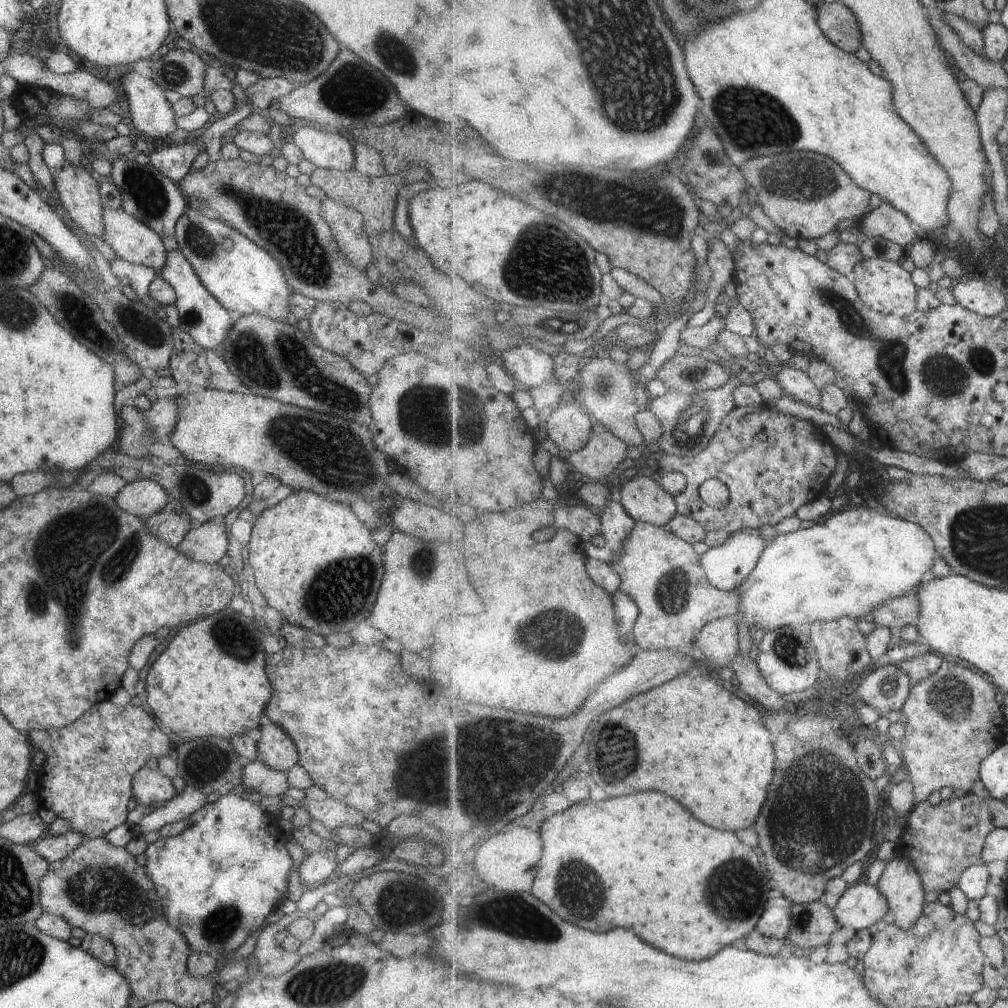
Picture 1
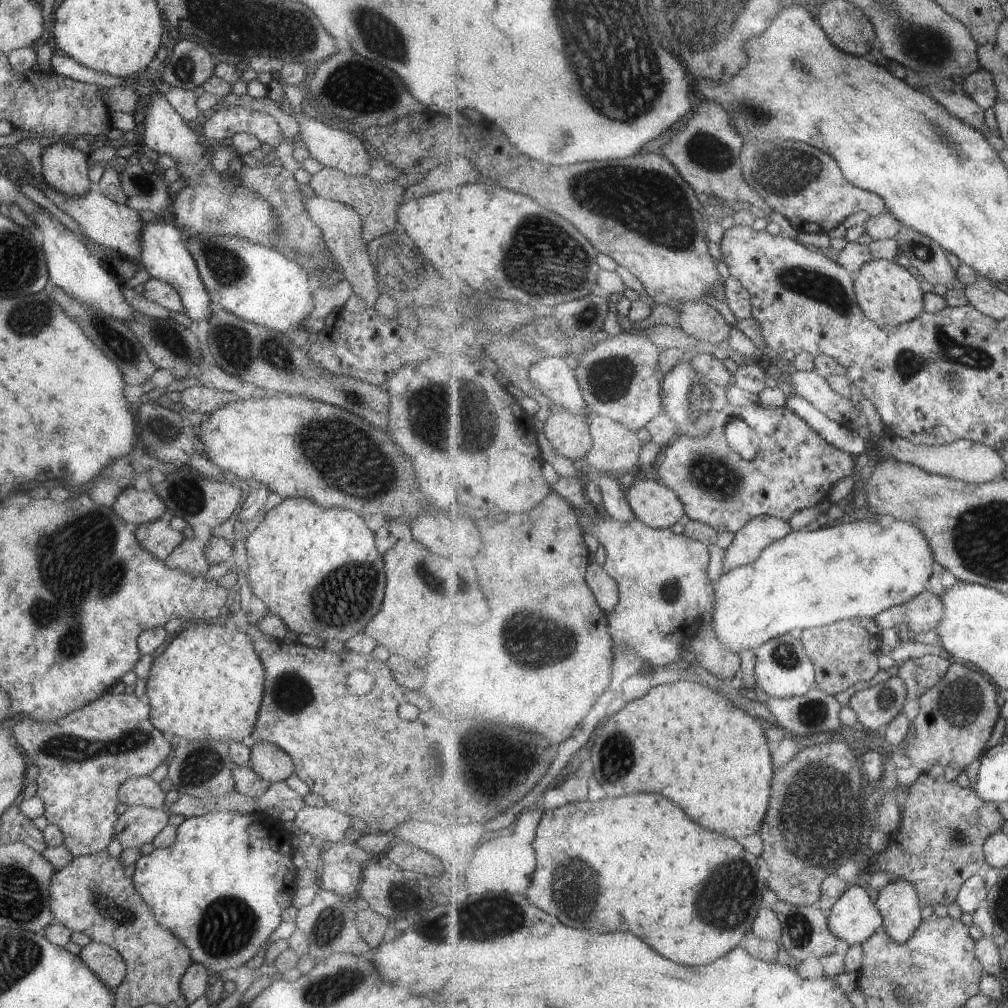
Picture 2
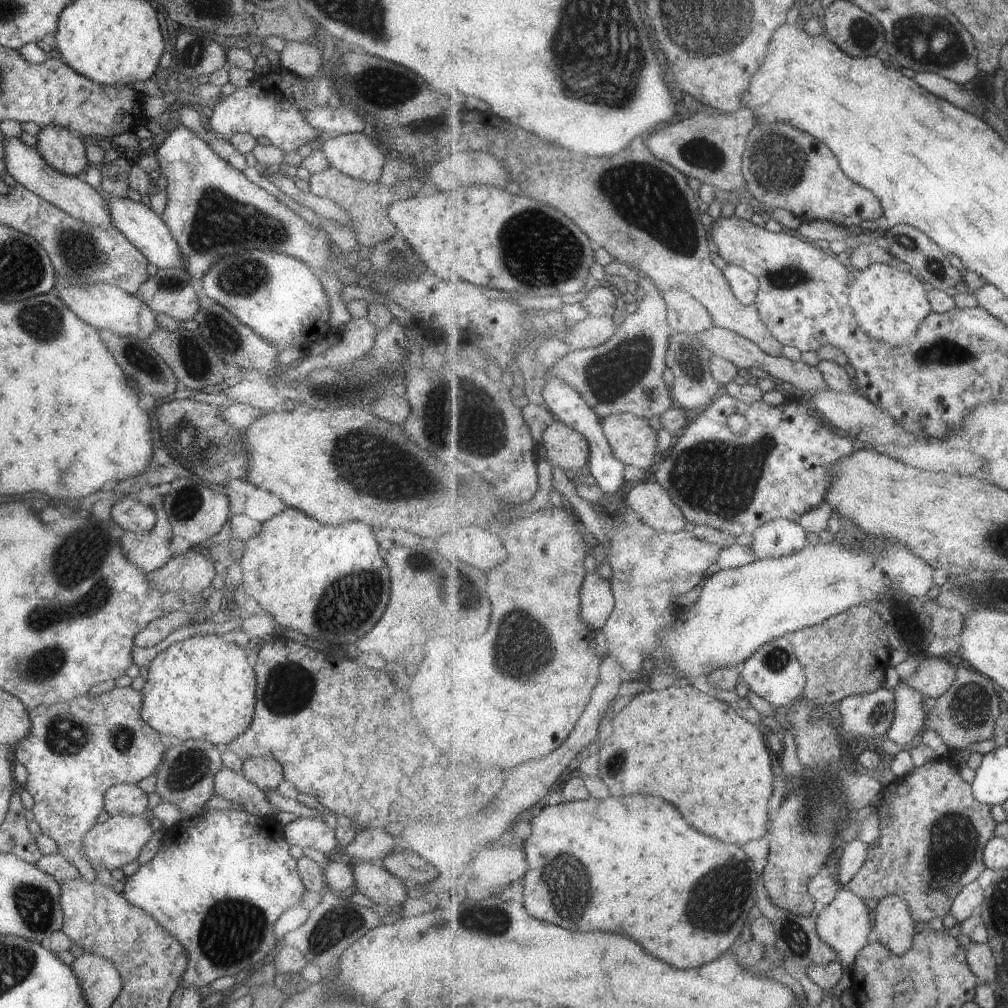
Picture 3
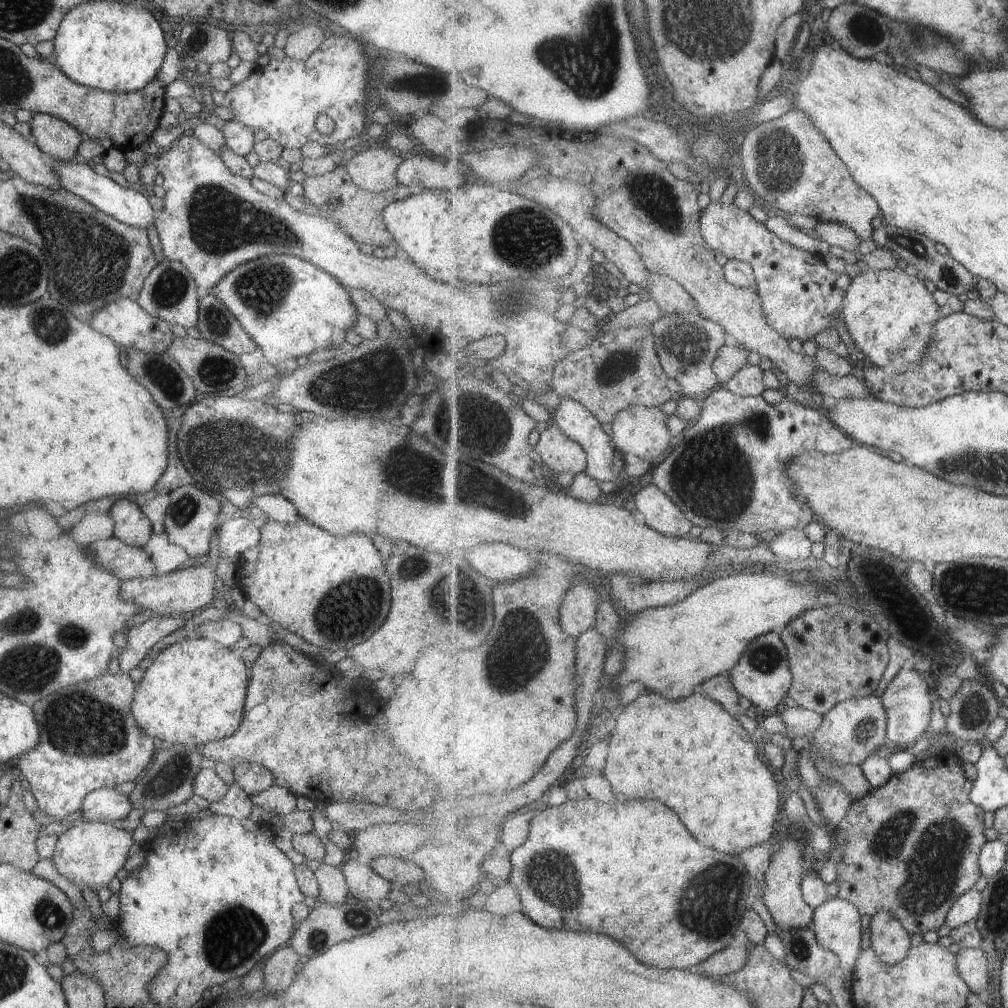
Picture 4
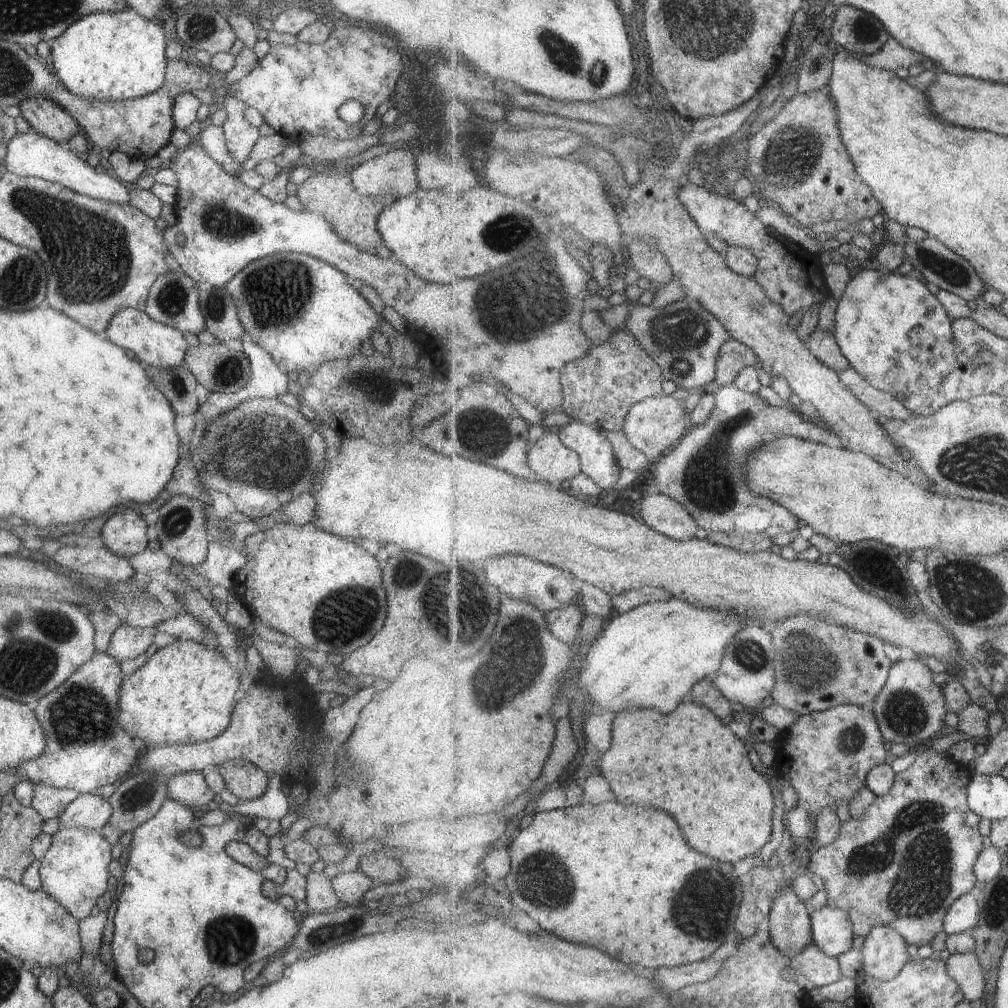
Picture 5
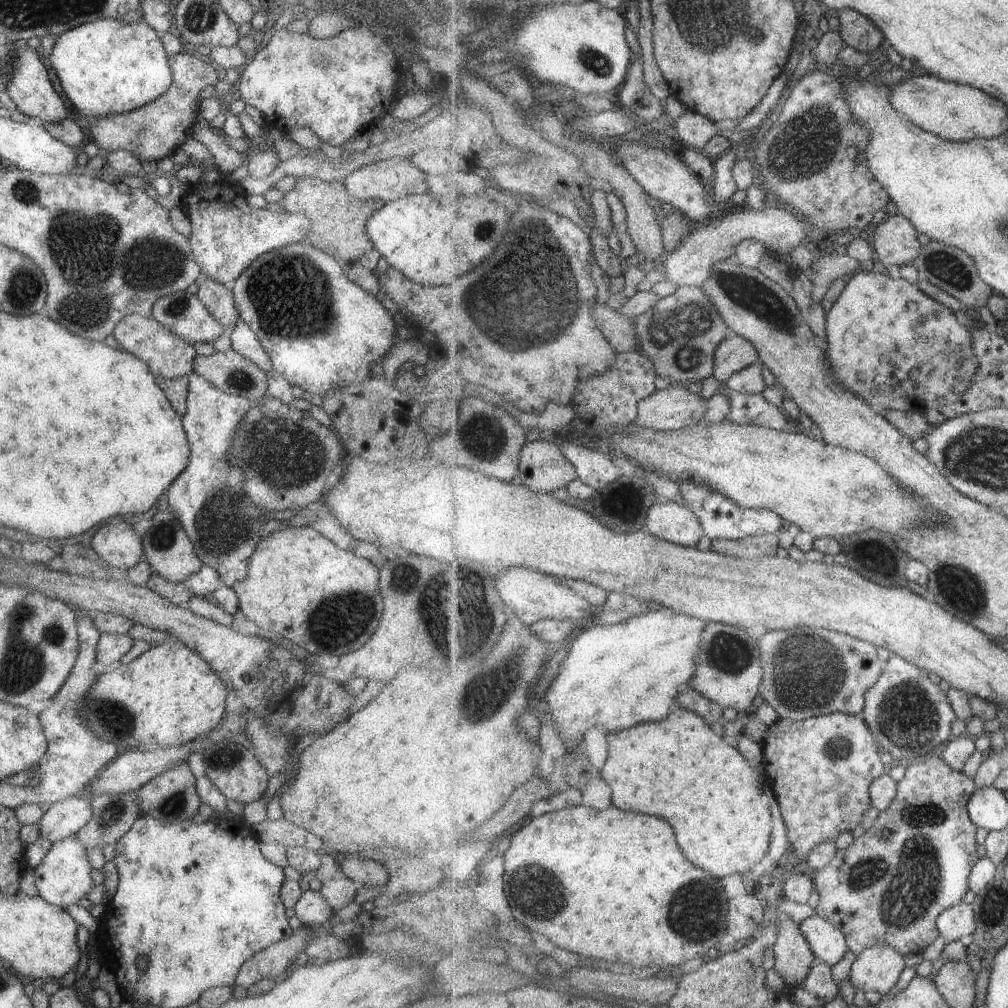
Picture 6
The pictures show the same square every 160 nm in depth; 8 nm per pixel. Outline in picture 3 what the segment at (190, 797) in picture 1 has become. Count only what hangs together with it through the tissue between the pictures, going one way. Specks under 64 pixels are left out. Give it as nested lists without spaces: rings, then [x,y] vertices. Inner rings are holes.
[[[113,815],[108,817],[105,822],[93,825],[91,829],[83,834],[80,854],[89,861],[95,871],[101,866],[109,872],[114,868],[121,868],[127,862],[136,859],[139,849],[152,835],[156,825],[155,821],[146,822],[143,820],[142,815]]]

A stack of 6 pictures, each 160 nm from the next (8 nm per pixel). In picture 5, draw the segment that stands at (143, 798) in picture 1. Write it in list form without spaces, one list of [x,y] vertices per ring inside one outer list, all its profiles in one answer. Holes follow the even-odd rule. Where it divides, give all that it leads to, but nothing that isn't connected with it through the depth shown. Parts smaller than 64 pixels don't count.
[[[79,793],[58,815],[58,830],[77,827],[94,830],[101,828],[111,814],[109,801],[89,793]]]

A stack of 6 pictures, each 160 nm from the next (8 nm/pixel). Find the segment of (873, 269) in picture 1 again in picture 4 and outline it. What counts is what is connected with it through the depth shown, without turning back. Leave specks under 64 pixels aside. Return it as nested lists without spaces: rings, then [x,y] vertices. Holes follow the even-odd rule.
[[[868,269],[854,276],[846,292],[842,316],[848,334],[857,347],[858,357],[870,359],[889,376],[905,375],[919,368],[926,357],[936,324],[941,318],[939,303],[933,293],[925,288],[923,277],[909,275],[902,269],[882,271]]]

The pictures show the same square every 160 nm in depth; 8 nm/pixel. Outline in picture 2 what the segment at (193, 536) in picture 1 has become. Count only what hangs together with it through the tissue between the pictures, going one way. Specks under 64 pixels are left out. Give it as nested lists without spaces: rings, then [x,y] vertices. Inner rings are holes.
[[[183,539],[162,562],[167,568],[177,569],[193,577],[203,577],[208,567],[201,540]]]

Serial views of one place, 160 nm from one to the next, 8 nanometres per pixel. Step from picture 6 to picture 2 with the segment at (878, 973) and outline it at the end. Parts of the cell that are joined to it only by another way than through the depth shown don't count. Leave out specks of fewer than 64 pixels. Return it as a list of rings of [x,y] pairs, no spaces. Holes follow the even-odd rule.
[[[909,881],[889,882],[876,901],[884,920],[883,929],[897,944],[907,942],[922,925],[922,904],[917,889]]]

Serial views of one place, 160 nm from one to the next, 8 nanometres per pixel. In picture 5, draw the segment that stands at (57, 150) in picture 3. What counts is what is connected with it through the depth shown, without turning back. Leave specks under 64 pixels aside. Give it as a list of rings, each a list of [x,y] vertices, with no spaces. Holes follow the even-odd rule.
[[[44,96],[24,98],[17,106],[20,115],[30,124],[31,130],[59,144],[79,130],[76,120],[68,112]]]

